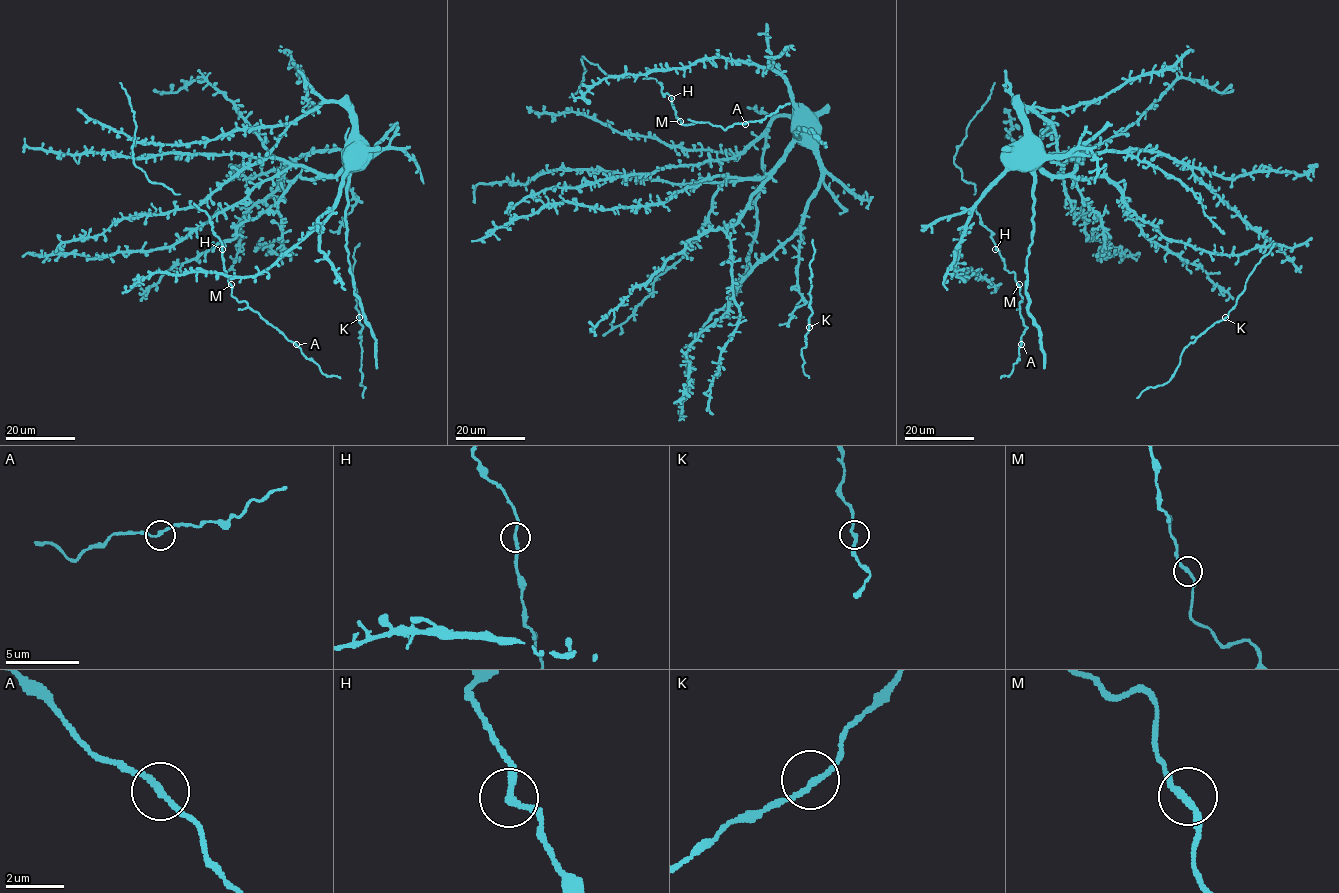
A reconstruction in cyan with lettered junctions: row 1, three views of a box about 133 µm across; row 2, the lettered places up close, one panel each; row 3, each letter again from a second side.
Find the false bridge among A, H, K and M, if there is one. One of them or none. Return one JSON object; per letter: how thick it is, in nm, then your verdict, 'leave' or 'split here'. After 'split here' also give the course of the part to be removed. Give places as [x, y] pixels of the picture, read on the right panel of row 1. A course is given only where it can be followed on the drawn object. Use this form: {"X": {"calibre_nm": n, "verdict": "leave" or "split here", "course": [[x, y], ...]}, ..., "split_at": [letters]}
{"A": {"calibre_nm": 190, "verdict": "leave"}, "H": {"calibre_nm": 190, "verdict": "leave"}, "K": {"calibre_nm": 200, "verdict": "leave"}, "M": {"calibre_nm": 190, "verdict": "leave"}, "split_at": []}

